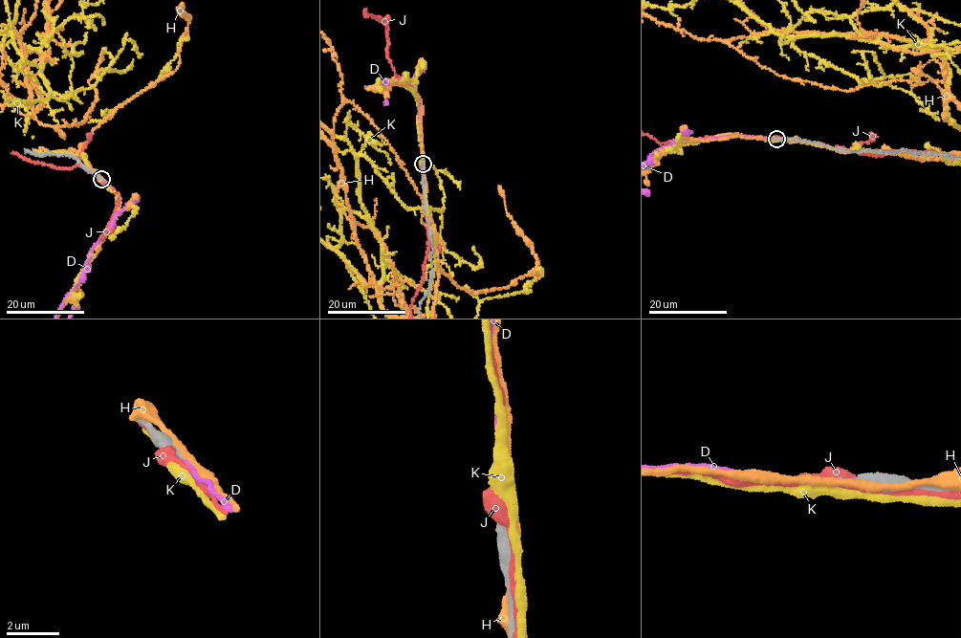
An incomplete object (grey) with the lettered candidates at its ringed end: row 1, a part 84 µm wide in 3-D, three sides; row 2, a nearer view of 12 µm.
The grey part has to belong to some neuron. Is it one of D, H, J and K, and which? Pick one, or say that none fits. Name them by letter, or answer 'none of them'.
D

